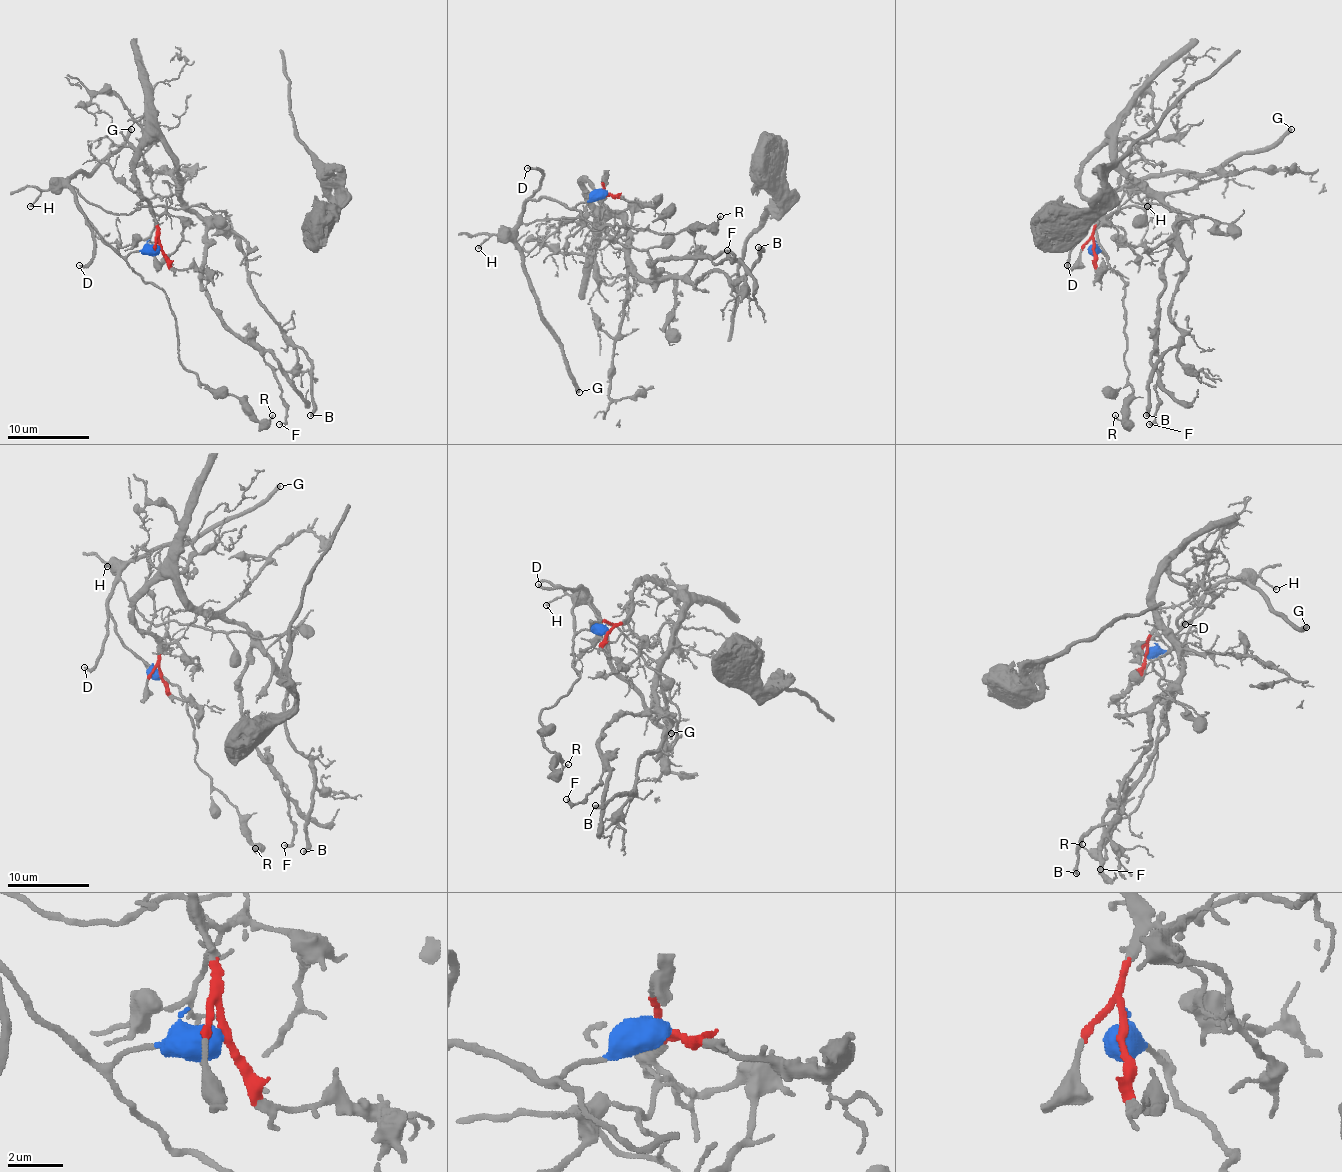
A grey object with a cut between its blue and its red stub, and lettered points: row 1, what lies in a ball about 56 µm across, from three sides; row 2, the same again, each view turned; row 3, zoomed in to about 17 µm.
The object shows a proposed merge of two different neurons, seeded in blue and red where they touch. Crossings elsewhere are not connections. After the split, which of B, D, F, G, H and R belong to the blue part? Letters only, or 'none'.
D, G, H, R

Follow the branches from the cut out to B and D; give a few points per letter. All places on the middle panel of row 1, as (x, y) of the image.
B: (608, 194), (586, 206), (584, 241), (623, 251), (641, 276), (735, 282), (758, 247)
D: (608, 194), (567, 208), (551, 198), (535, 198), (541, 172), (526, 167)

